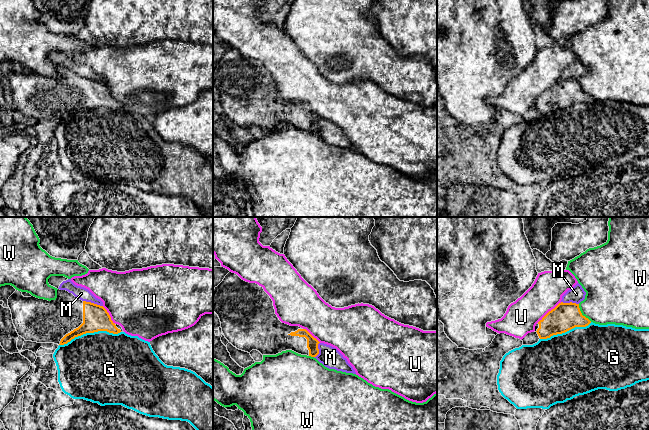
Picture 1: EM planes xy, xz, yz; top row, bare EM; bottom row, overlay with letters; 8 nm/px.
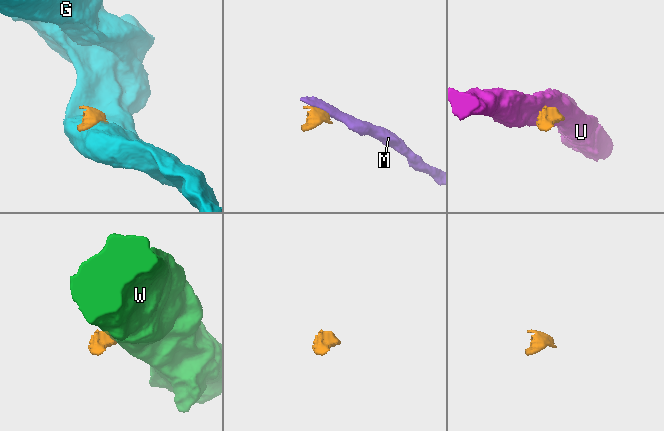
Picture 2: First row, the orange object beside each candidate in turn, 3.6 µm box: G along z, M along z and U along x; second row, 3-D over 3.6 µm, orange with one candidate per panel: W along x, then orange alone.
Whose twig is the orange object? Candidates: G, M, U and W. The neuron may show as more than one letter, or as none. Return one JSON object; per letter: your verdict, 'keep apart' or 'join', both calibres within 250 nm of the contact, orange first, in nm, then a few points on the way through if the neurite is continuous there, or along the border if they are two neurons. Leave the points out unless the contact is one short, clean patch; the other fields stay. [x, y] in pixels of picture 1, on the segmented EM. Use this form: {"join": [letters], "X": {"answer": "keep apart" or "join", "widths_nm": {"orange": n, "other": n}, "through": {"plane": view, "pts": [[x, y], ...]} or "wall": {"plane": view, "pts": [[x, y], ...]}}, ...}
{"join": [], "G": {"answer": "keep apart", "widths_nm": {"orange": 200, "other": 480}}, "M": {"answer": "keep apart", "widths_nm": {"orange": 200, "other": 100}, "wall": {"plane": "xy", "pts": [[83, 300], [102, 306]]}}, "U": {"answer": "keep apart", "widths_nm": {"orange": 220, "other": 260}, "wall": {"plane": "yz", "pts": [[561, 302], [549, 310], [537, 322]]}}, "W": {"answer": "keep apart", "widths_nm": {"orange": 220, "other": 380}, "wall": {"plane": "yz", "pts": [[578, 304], [580, 312], [591, 321]]}}}

